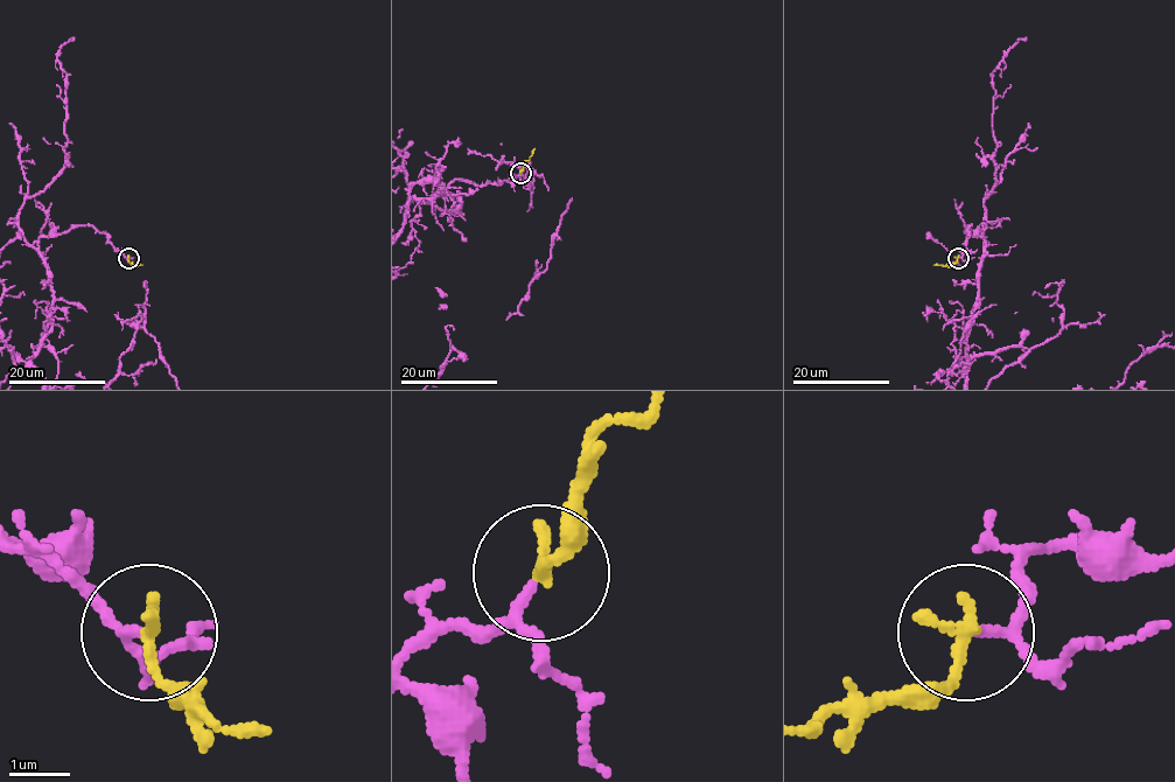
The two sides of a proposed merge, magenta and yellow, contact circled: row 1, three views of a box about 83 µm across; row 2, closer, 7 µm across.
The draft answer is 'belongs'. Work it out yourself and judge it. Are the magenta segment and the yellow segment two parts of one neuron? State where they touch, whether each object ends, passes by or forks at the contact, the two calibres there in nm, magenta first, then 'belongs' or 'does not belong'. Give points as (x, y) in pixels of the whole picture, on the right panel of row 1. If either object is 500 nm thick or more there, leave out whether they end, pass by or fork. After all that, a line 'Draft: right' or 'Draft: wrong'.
at (958, 258); magenta passes by; yellow ends there; 120 nm thick on the magenta side, 240 nm on the other; belongs
Draft: right

